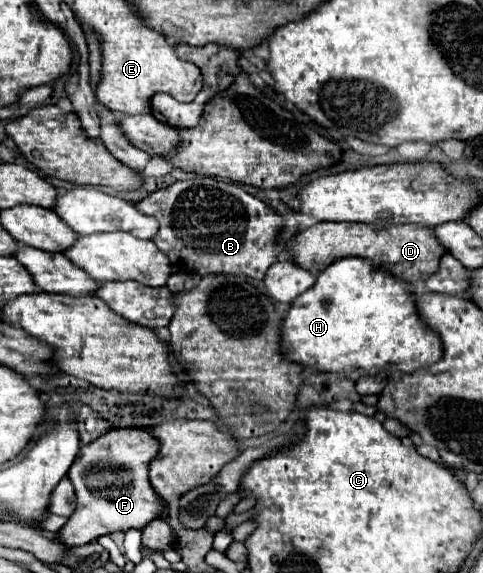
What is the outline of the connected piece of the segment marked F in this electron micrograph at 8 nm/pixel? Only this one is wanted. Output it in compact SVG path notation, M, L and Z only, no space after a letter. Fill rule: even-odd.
M135 427L109 429L93 443L83 445L69 469L69 479L77 491L77 509L57 533L59 539L69 547L79 547L101 535L129 529L141 531L153 519L161 517L165 505L153 487L149 487L149 463L153 461L153 455L157 455L157 439L153 439L149 431ZM115 477L127 479L123 479L123 483L117 481L115 485Z

